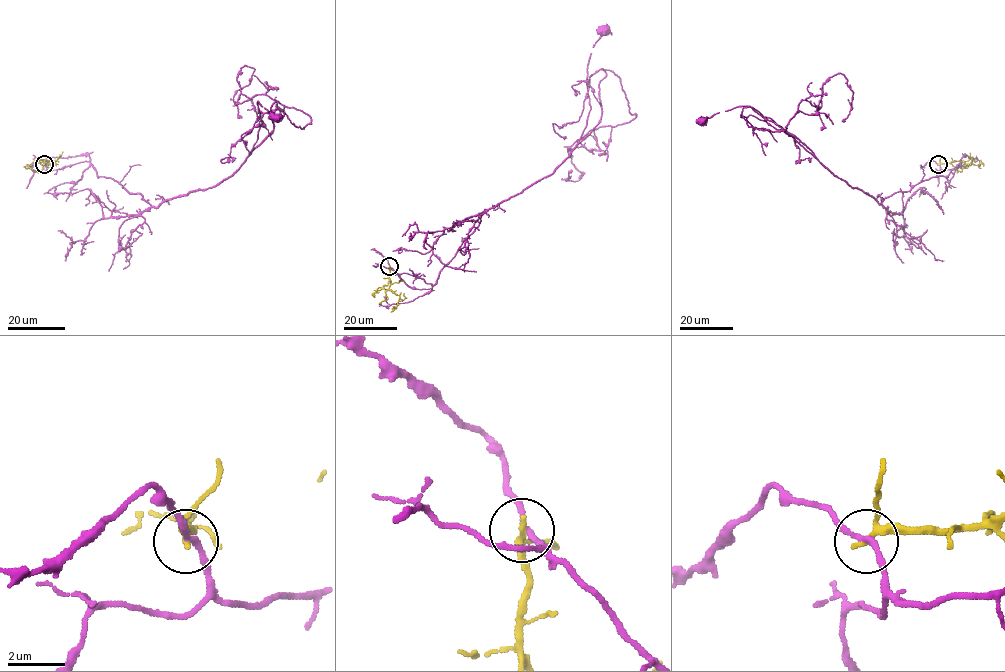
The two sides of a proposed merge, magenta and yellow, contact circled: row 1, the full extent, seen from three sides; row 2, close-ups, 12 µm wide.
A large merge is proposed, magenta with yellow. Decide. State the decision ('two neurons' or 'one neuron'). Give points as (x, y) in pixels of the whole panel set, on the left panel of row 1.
two neurons

